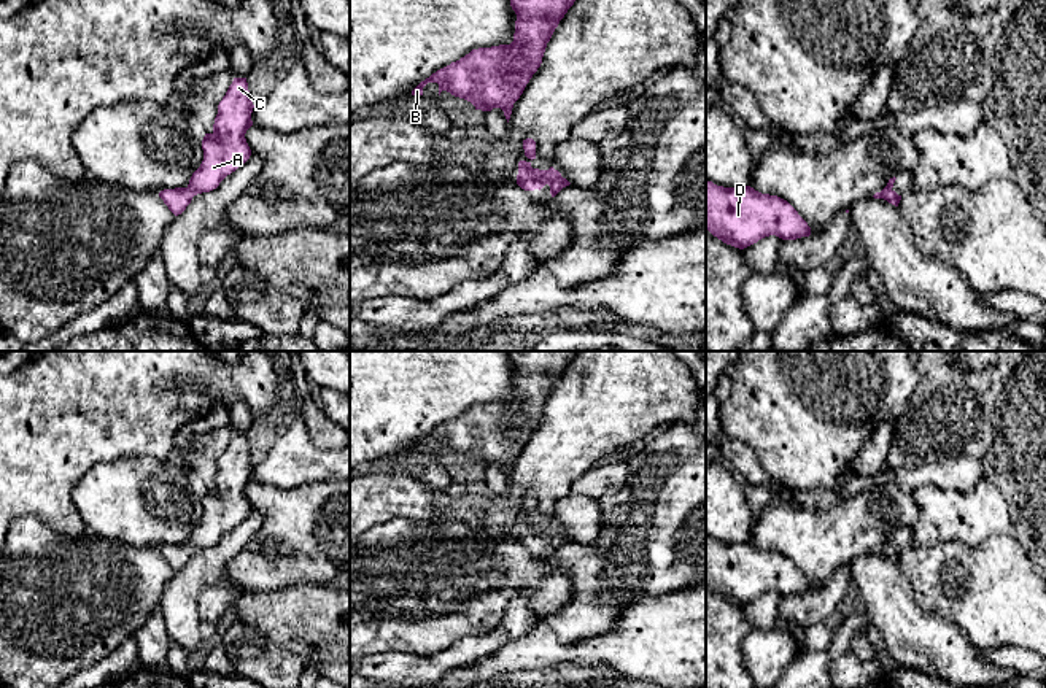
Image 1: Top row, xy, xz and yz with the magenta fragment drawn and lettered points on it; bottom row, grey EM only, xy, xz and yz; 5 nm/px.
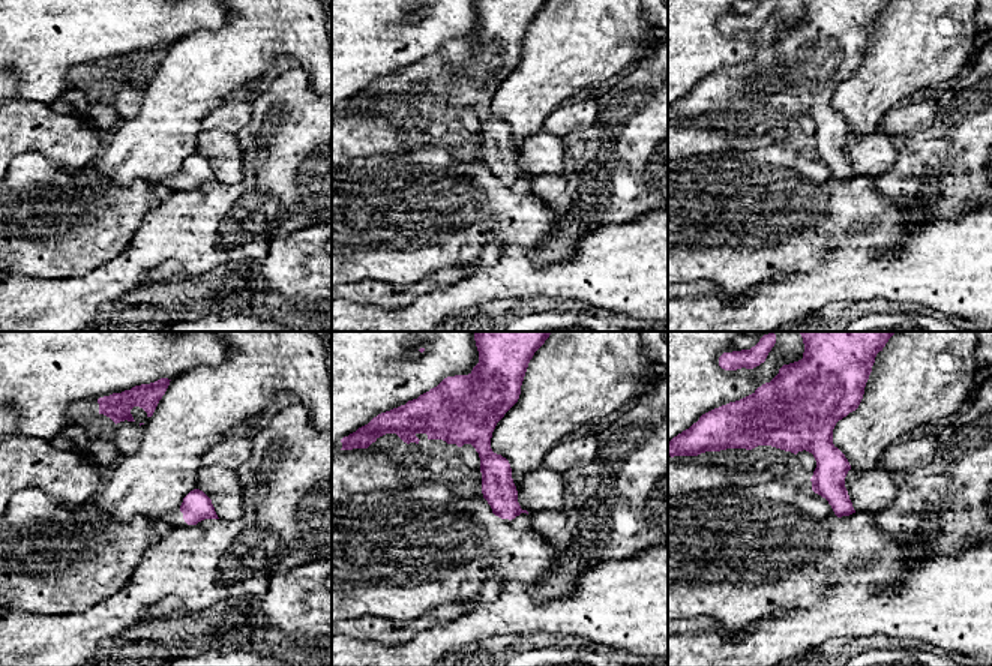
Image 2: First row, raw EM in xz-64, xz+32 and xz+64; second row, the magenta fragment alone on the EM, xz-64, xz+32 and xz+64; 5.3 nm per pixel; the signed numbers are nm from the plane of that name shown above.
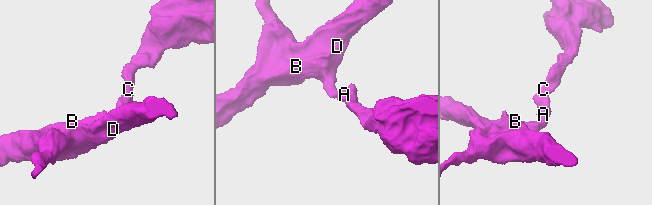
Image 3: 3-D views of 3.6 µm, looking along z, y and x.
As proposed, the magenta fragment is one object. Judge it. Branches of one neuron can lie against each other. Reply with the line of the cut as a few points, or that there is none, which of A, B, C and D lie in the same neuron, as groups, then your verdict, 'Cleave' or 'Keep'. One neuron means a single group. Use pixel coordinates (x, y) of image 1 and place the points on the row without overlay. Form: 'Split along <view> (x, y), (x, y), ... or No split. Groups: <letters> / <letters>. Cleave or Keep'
No split. Groups: A B C D. Keep

